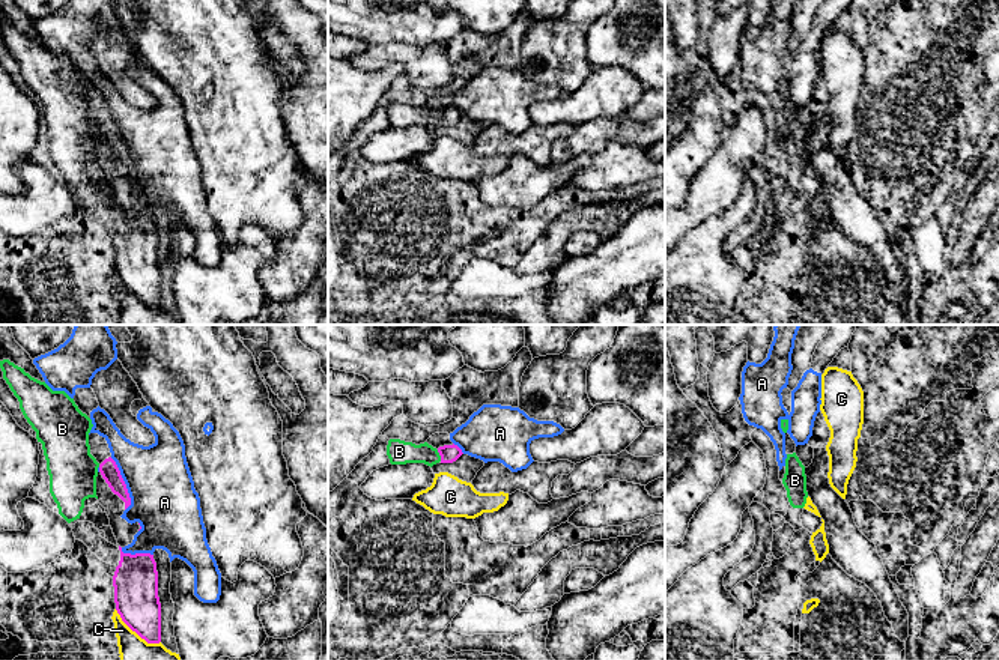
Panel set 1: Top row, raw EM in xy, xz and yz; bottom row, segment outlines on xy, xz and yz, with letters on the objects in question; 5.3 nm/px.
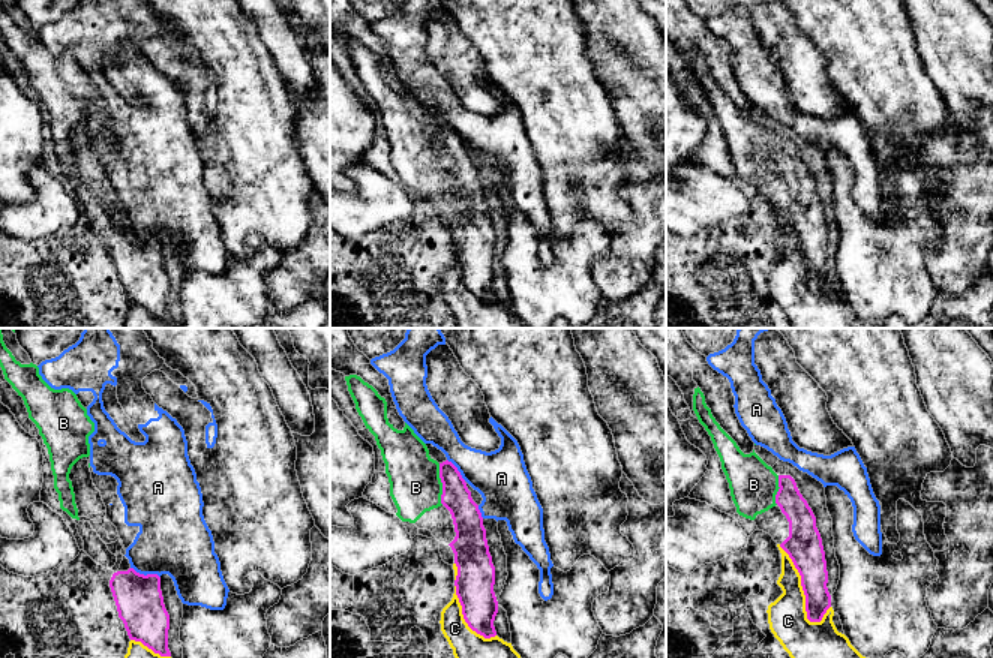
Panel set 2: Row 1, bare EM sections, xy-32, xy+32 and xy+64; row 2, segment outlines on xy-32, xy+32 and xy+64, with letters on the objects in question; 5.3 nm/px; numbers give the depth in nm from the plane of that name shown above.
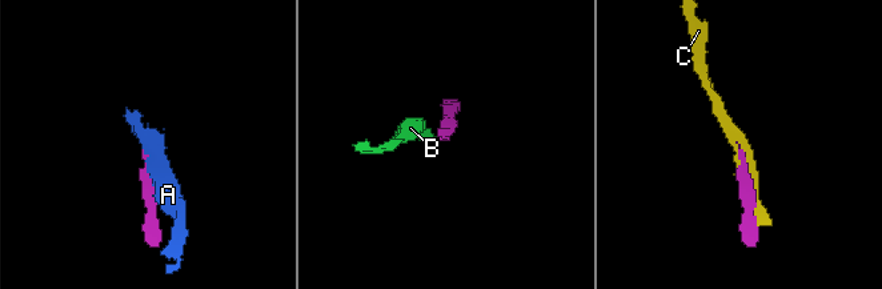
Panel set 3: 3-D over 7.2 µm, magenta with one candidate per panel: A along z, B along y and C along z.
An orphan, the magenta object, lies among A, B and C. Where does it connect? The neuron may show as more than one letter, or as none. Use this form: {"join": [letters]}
{"join": ["B"]}

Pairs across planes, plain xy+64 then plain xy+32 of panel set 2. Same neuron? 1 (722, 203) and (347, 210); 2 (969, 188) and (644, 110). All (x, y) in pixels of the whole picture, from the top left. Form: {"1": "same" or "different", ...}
{"1": "same", "2": "different"}

